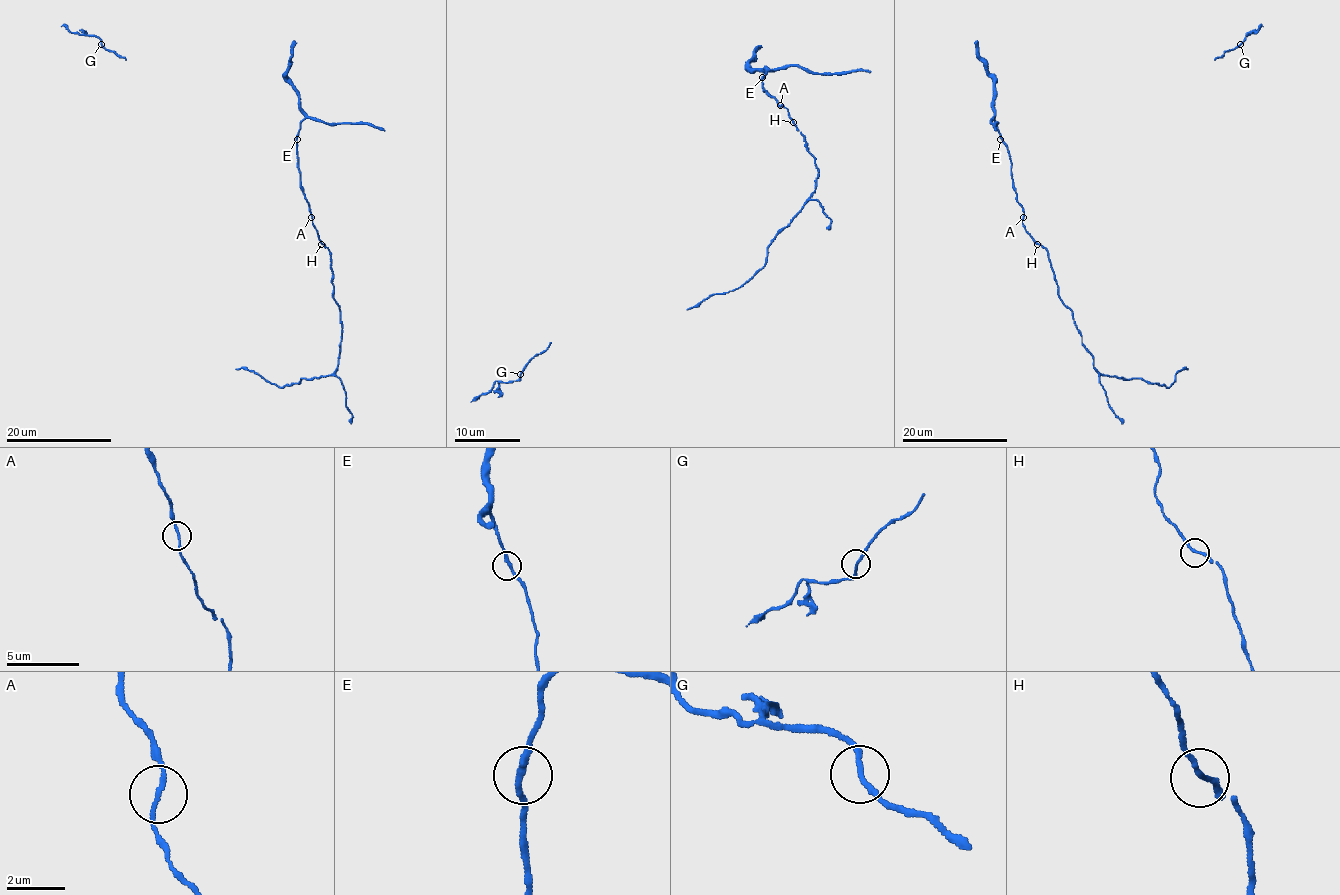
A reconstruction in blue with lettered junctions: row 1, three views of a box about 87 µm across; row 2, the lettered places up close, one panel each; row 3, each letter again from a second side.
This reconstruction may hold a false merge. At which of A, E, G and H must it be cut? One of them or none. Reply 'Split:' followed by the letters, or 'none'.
Split: none

